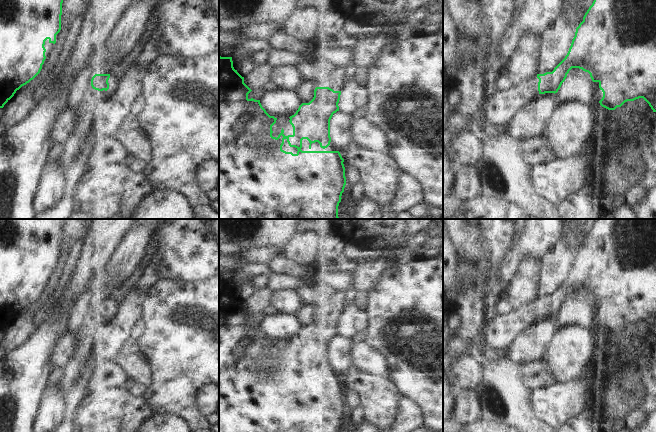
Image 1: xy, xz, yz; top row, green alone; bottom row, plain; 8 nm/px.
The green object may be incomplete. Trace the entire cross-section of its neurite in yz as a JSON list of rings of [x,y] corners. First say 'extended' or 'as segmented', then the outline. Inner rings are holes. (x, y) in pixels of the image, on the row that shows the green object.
extended | [[[594,0],[576,28],[575,36],[565,58],[552,72],[537,74],[517,87],[501,84],[487,95],[483,108],[489,123],[505,129],[515,114],[530,104],[539,94],[557,93],[572,68],[579,68],[590,74],[593,82],[599,83],[603,97],[600,105],[615,110],[627,101],[643,98],[656,112],[656,0]]]

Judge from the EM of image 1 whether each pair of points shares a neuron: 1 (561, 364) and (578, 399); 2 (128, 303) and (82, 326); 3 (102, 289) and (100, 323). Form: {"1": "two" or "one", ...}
{"1": "two", "2": "two", "3": "one"}

